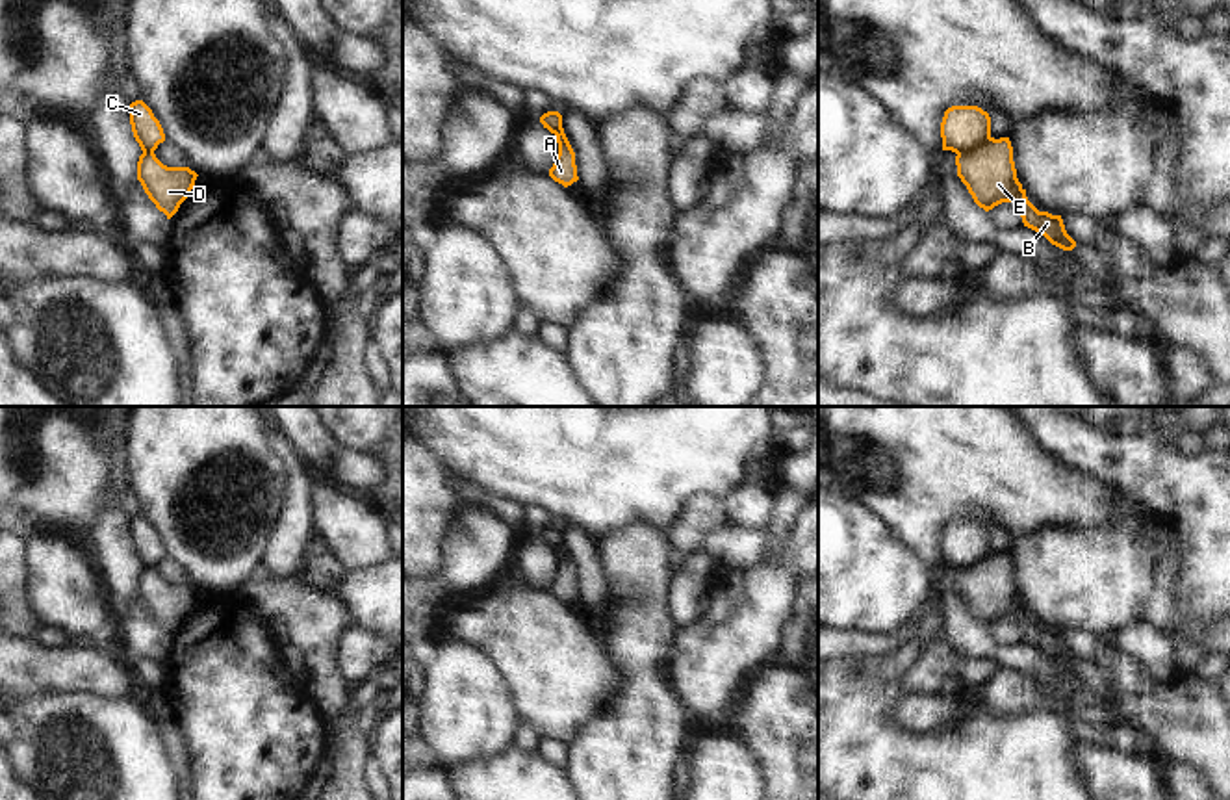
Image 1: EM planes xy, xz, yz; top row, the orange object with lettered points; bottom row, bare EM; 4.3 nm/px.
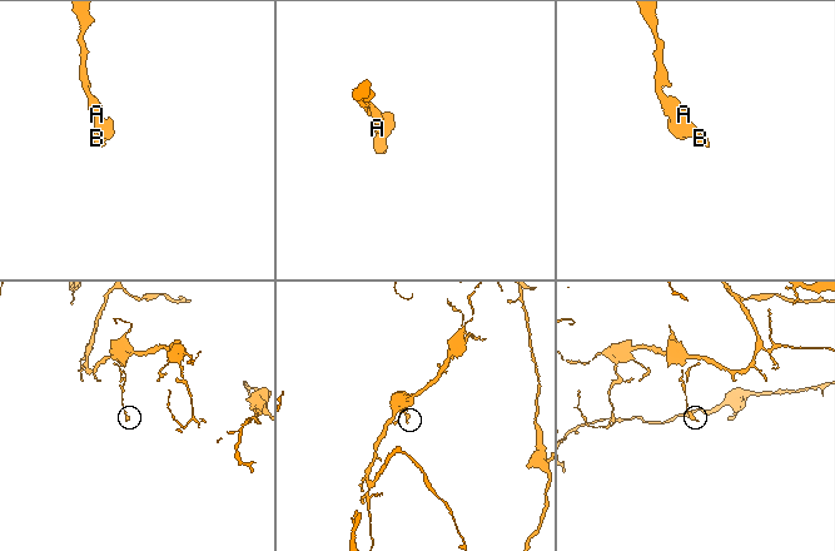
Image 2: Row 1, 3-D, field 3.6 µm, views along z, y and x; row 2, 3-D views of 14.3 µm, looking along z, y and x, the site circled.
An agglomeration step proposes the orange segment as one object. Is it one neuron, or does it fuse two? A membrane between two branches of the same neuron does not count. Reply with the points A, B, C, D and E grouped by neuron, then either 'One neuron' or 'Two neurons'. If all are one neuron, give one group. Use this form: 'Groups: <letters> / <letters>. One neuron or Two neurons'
Groups: A B D E / C. Two neurons

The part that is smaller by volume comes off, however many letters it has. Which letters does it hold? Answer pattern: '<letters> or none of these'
A, B, D, E

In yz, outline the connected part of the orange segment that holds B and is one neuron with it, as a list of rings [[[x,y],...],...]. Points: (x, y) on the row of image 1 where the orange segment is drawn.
[[[991,137],[974,152],[959,152],[955,165],[957,176],[980,208],[989,212],[1002,202],[1015,202],[1024,226],[1043,234],[1063,251],[1076,247],[1076,241],[1065,230],[1061,215],[1039,212],[1028,200],[1026,189],[1017,178],[1009,137]]]

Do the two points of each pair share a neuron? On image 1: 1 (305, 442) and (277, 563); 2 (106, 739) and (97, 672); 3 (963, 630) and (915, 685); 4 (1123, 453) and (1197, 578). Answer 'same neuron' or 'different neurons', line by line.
1: different neurons
2: different neurons
3: different neurons
4: same neuron

